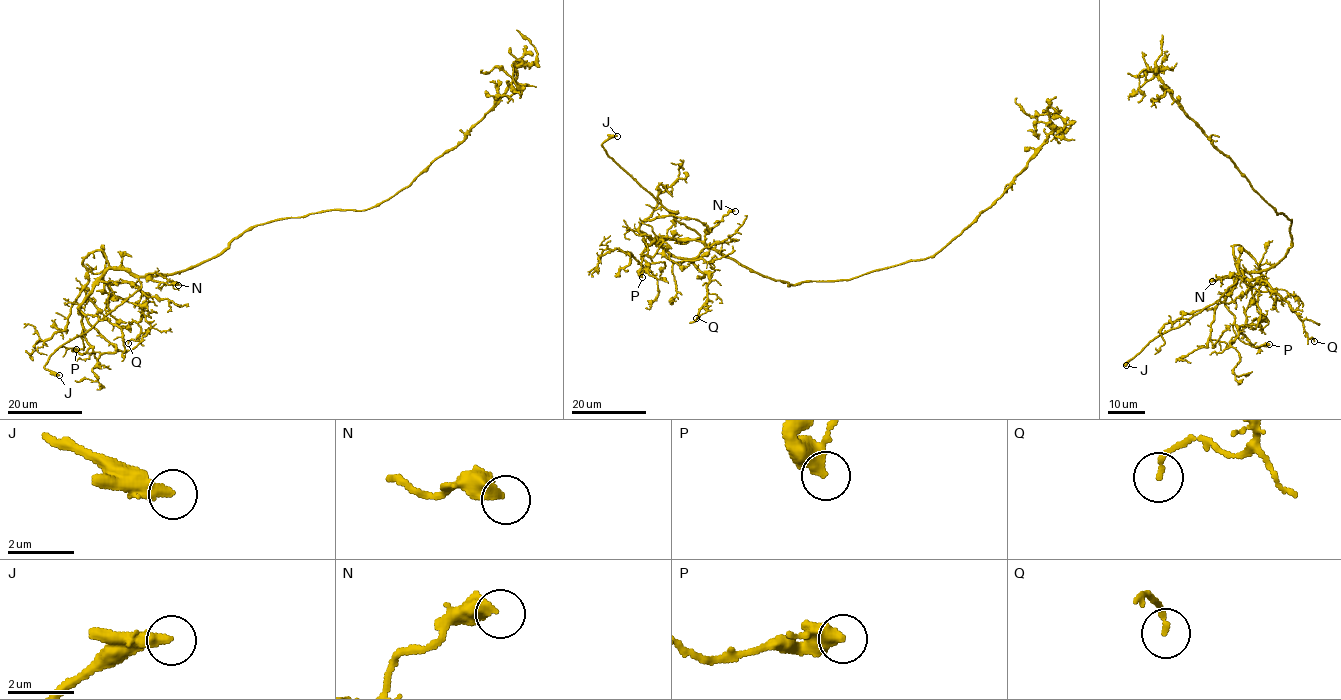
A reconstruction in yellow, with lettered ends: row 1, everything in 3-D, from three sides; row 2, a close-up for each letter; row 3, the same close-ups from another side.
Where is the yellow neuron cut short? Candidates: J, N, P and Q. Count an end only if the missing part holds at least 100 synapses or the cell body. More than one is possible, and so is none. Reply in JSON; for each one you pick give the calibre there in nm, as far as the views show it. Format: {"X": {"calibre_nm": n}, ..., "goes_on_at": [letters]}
{"J": {"calibre_nm": 380}, "goes_on_at": ["J"]}

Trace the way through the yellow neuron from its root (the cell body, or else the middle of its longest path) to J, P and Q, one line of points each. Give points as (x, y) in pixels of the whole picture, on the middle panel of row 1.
J: (847, 279), (789, 285), (751, 271), (707, 249), (694, 230), (678, 222), (607, 154), (602, 144), (617, 136)
P: (847, 279), (789, 285), (751, 271), (699, 240), (654, 242), (640, 231), (647, 249), (641, 261), (642, 277)
Q: (847, 279), (789, 285), (751, 271), (699, 240), (665, 239), (667, 251), (708, 275), (707, 310), (696, 318)

